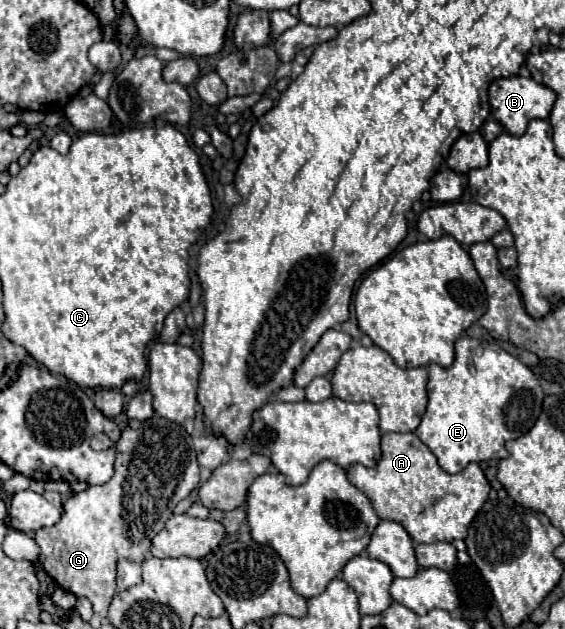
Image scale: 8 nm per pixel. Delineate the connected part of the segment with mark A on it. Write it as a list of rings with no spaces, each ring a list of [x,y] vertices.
[[[387,432],[381,436],[381,458],[373,468],[363,468],[359,464],[351,464],[347,468],[347,478],[351,484],[355,484],[361,492],[365,492],[381,520],[393,520],[399,522],[413,542],[453,542],[455,538],[465,538],[469,530],[469,522],[473,520],[473,514],[485,504],[489,496],[489,482],[485,474],[481,472],[479,464],[471,462],[467,468],[463,468],[459,474],[447,474],[439,468],[435,454],[417,438],[417,434],[393,434]]]

